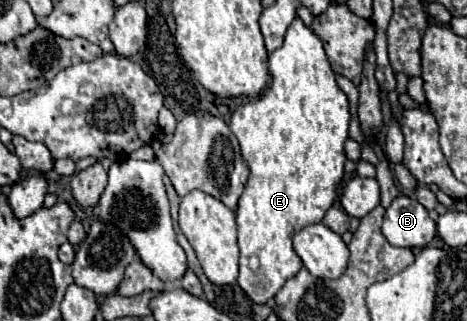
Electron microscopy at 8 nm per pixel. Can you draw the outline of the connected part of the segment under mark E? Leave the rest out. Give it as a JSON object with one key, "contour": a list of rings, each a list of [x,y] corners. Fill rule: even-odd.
{"contour":[[[300,18],[288,26],[282,48],[270,54],[270,76],[272,84],[266,94],[236,108],[230,122],[230,130],[240,142],[242,160],[250,168],[248,182],[236,208],[240,246],[238,284],[256,304],[266,304],[270,298],[274,298],[284,282],[296,276],[302,268],[300,256],[292,250],[292,236],[296,230],[320,222],[326,210],[334,204],[344,178],[344,142],[348,138],[350,124],[348,98],[336,84],[322,42],[312,28],[304,26]]]}

